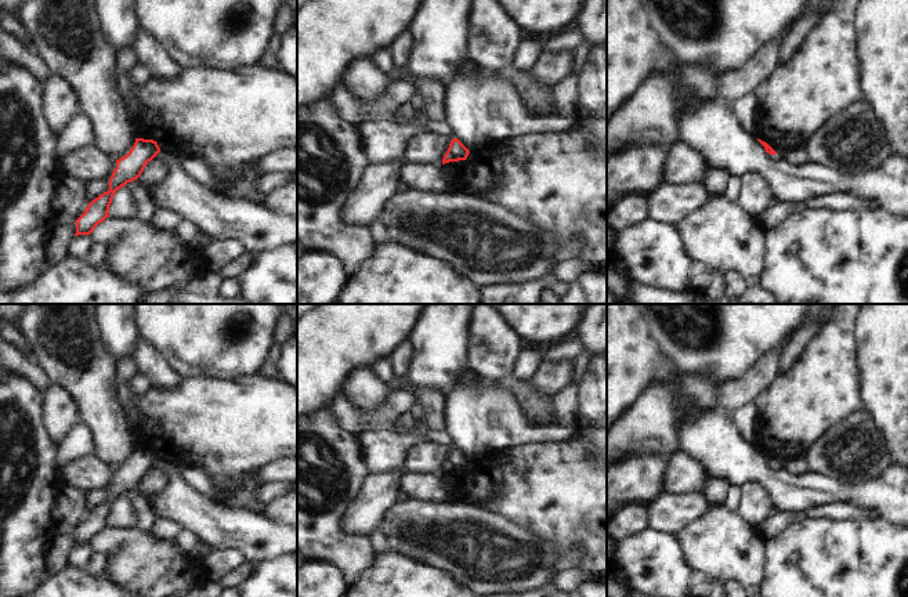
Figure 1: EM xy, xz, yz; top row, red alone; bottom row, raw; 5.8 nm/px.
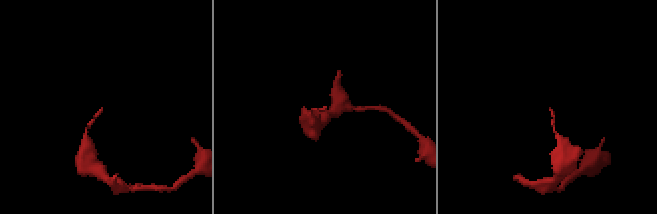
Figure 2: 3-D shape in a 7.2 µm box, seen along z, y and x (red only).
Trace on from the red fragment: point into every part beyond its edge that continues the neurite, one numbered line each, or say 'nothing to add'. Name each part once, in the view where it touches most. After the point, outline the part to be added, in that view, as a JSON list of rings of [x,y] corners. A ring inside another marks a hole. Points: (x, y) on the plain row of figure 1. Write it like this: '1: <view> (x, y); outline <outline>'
nothing to add

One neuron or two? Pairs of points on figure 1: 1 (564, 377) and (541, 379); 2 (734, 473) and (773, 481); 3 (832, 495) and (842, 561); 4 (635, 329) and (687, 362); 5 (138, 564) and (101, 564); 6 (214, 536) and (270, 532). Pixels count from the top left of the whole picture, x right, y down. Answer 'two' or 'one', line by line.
1: one
2: one
3: two
4: two
5: two
6: one

